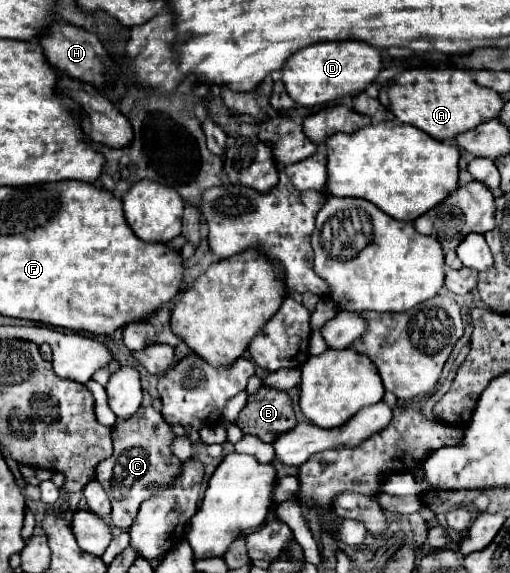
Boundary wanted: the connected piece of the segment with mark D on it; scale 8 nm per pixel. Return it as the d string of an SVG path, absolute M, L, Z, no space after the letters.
M347 40L341 44L321 42L297 50L281 68L281 76L295 104L313 108L313 106L335 104L337 100L343 100L347 94L361 92L375 80L375 76L381 70L383 70L383 60L377 48Z

